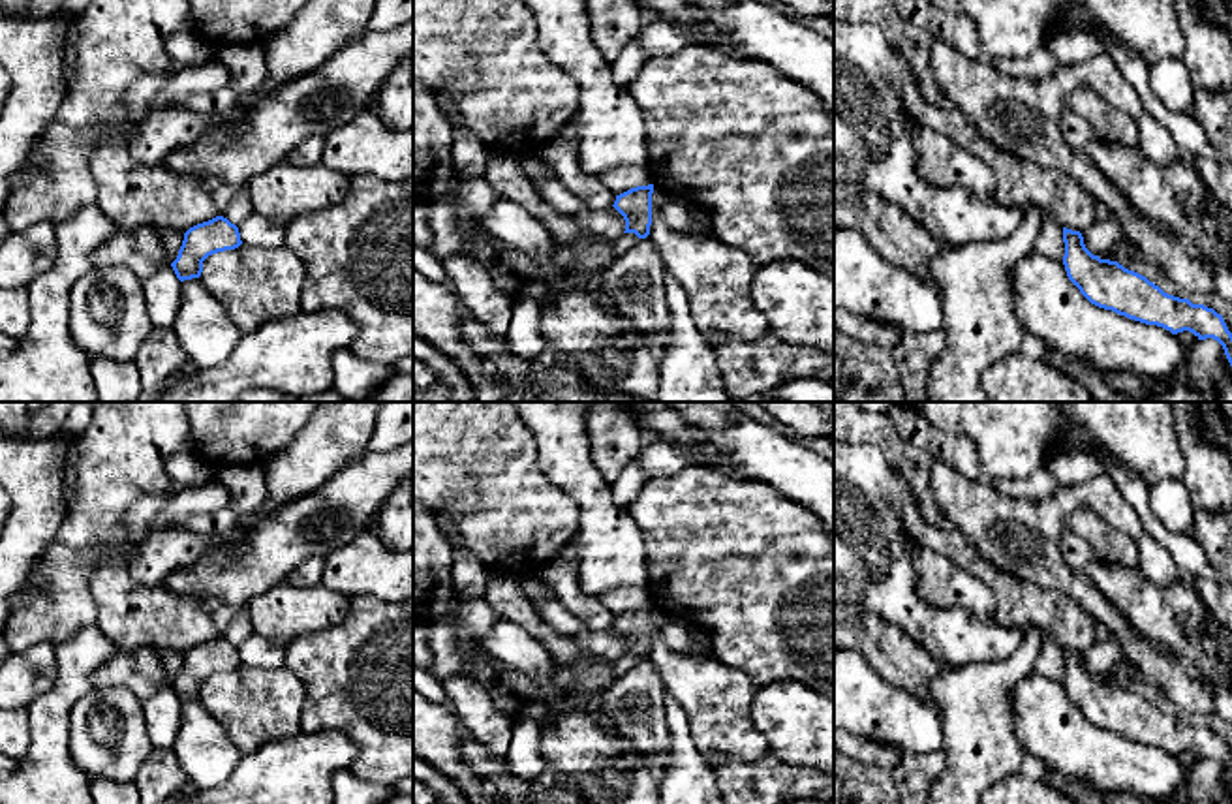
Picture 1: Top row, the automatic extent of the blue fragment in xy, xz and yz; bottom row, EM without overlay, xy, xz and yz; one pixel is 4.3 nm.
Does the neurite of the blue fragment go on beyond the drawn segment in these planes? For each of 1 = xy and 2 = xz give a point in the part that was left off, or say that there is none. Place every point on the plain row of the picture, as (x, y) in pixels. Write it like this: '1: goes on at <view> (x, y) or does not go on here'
1: does not go on here
2: does not go on here

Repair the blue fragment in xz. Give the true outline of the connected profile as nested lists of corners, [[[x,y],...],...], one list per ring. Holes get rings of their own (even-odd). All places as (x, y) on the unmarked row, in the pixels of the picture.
[[[654,605],[631,609],[620,616],[616,616],[614,629],[625,641],[624,654],[635,654],[639,659],[646,659],[650,656],[652,646],[652,614]]]

